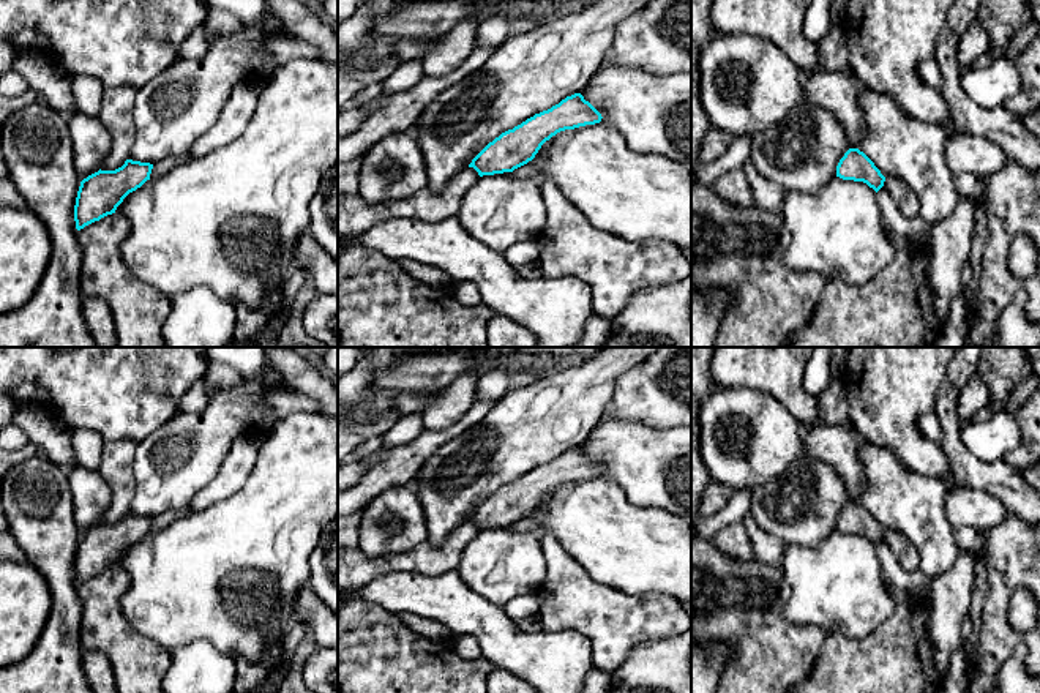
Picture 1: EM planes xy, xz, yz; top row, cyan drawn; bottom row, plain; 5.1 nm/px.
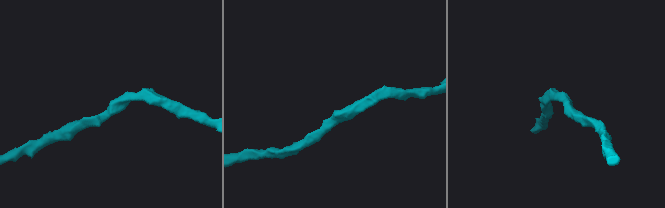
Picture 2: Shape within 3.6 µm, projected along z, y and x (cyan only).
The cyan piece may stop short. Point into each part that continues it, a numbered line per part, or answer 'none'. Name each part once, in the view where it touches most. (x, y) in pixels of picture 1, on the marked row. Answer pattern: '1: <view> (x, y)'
none

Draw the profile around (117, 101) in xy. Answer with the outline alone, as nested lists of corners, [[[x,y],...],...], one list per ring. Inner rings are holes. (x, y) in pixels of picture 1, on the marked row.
[[[131,85],[109,87],[103,95],[101,114],[112,136],[112,147],[101,170],[115,170],[129,158],[136,139],[133,117],[137,90]]]

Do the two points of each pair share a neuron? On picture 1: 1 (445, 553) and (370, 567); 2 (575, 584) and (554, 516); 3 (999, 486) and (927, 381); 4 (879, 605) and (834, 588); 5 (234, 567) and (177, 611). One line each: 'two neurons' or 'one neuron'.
1: one neuron
2: two neurons
3: two neurons
4: one neuron
5: one neuron

